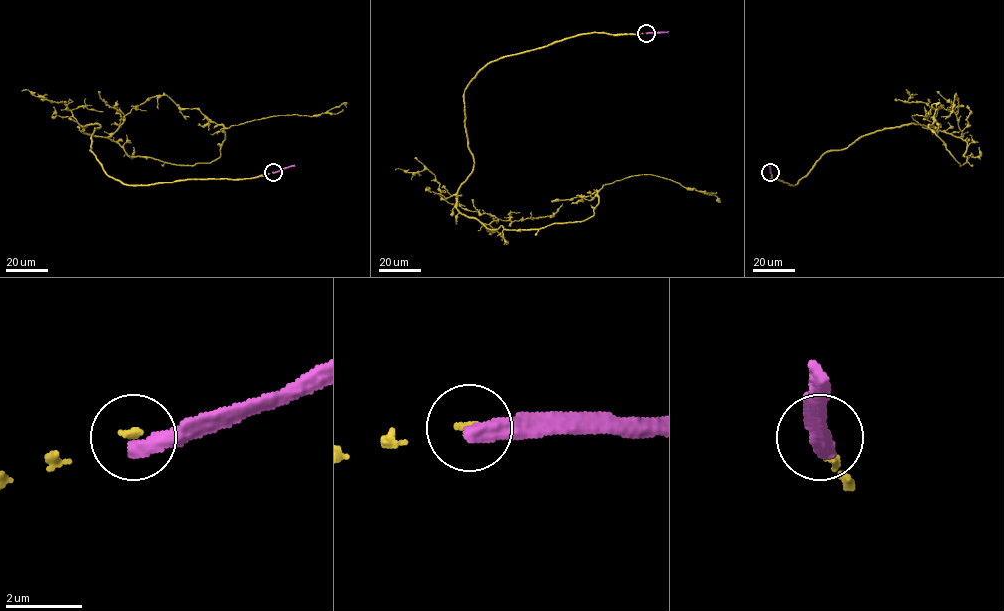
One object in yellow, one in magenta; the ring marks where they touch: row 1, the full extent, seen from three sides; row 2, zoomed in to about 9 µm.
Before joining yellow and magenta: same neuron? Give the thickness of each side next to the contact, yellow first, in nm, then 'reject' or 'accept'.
170 nm thick on the yellow side, 480 nm on the other; reject

